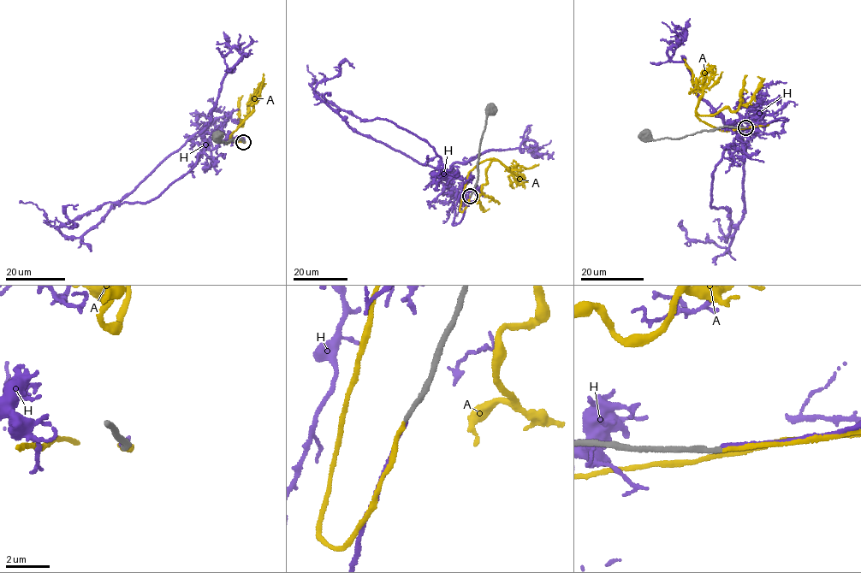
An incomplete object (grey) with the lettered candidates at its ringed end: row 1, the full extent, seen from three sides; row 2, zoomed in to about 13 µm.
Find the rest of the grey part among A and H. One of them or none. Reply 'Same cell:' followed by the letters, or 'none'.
Same cell: H

